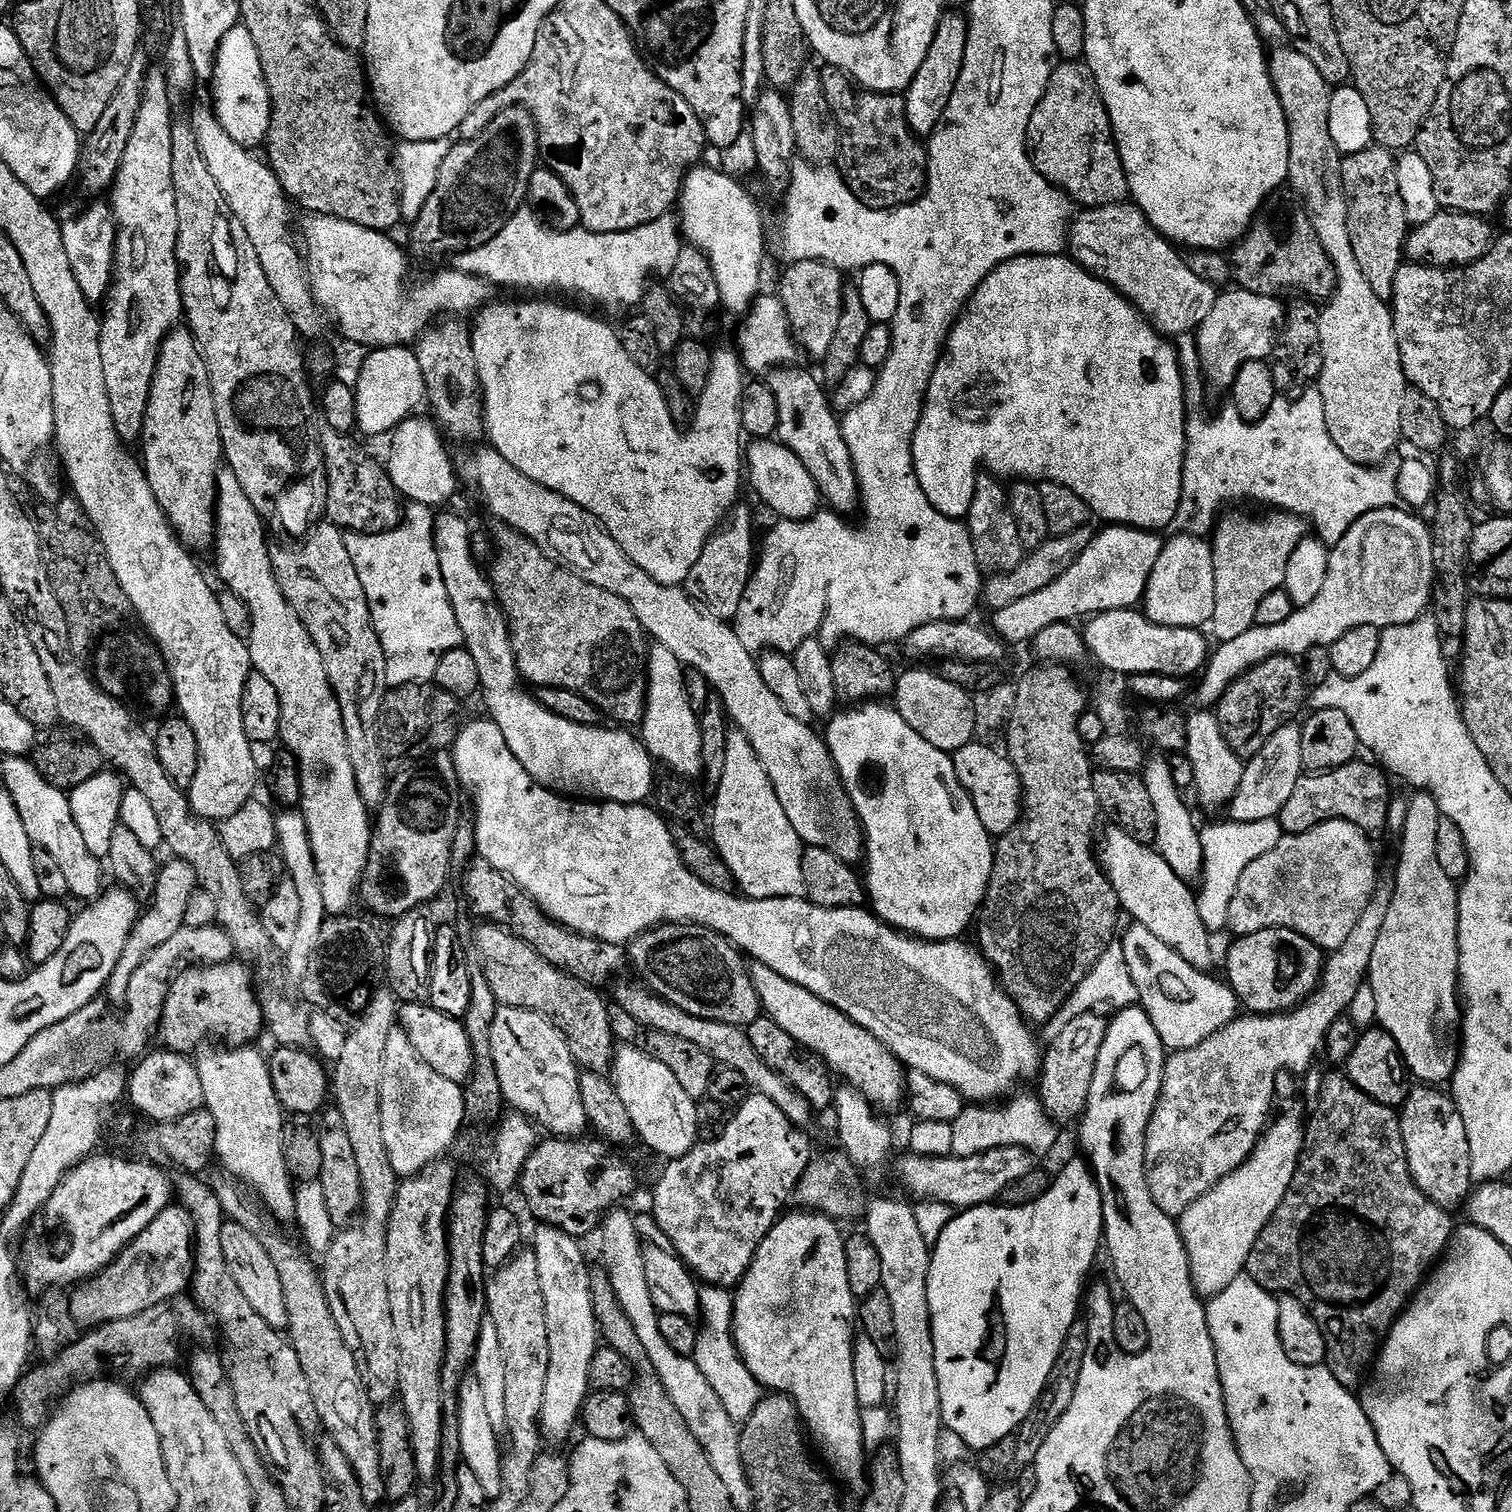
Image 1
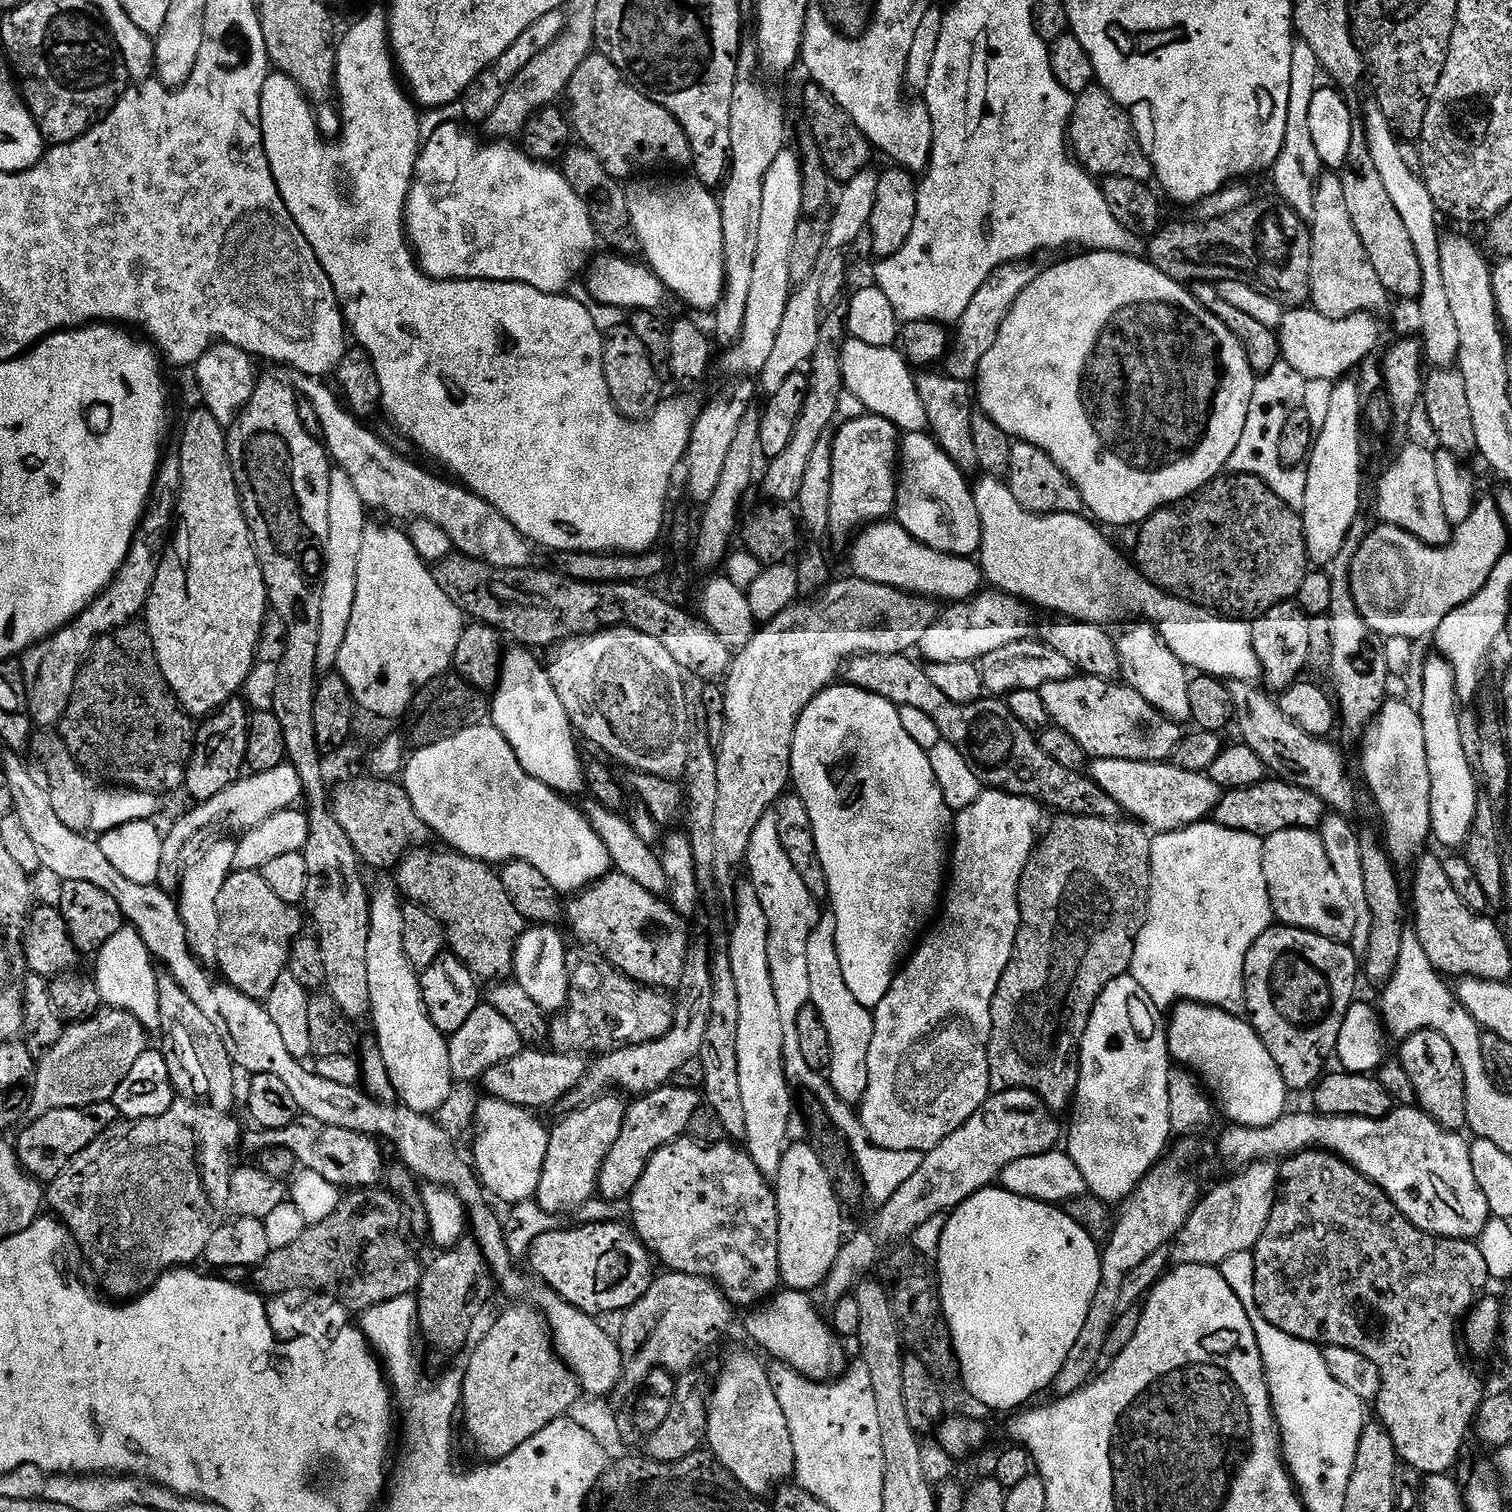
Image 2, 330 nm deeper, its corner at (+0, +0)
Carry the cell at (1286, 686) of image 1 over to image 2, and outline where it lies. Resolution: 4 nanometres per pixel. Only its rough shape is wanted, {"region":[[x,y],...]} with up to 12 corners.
{"region":[[1295,602],[1251,621],[1265,689],[1301,679],[1313,621]]}

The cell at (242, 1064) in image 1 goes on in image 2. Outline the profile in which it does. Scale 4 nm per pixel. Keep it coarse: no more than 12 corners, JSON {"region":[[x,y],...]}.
{"region":[[236,840],[212,844],[178,880],[188,948],[215,965],[218,893]]}

